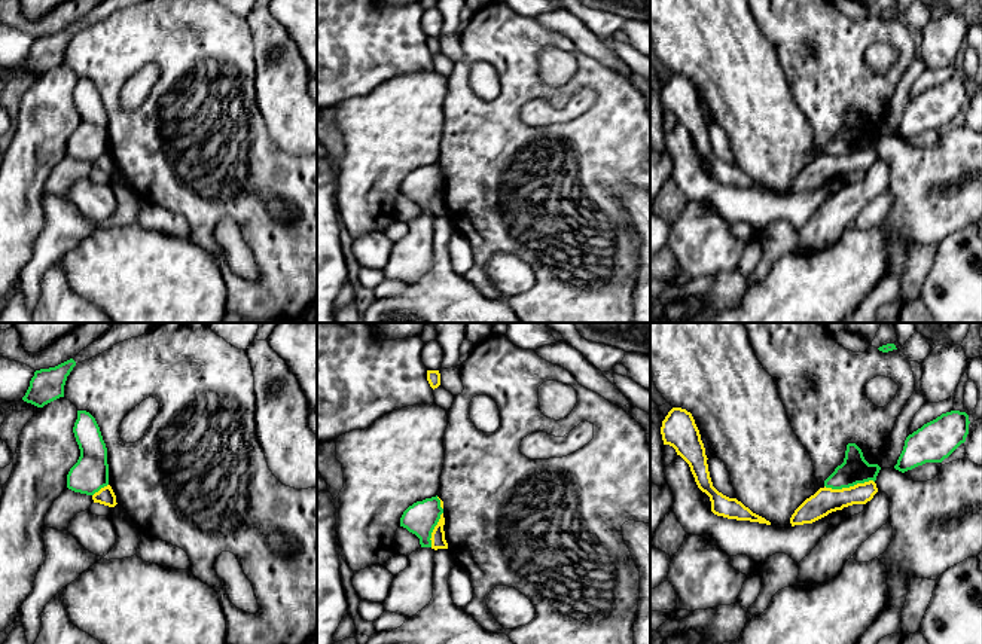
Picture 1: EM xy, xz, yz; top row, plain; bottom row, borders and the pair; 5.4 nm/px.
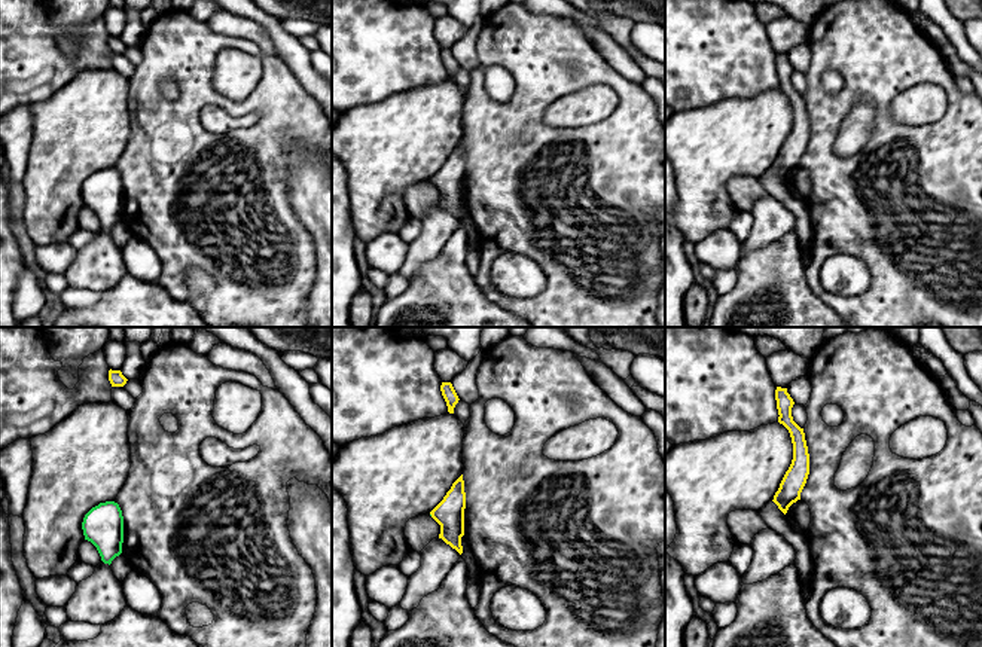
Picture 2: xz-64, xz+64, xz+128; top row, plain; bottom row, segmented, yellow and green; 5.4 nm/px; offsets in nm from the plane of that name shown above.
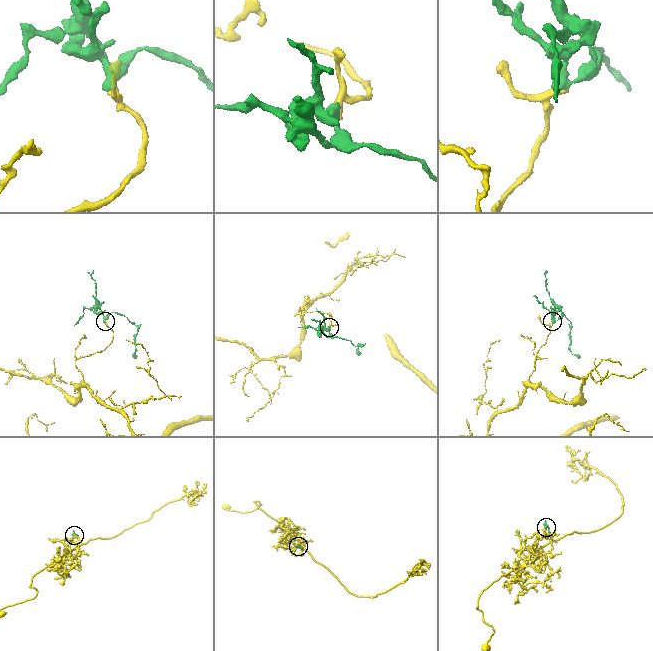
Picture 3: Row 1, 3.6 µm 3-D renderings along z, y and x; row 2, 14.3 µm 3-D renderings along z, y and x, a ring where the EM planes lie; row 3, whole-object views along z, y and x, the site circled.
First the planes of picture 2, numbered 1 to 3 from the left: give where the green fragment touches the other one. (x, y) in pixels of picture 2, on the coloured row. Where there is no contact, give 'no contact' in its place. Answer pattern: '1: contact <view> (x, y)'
1: no contact
2: no contact
3: no contact

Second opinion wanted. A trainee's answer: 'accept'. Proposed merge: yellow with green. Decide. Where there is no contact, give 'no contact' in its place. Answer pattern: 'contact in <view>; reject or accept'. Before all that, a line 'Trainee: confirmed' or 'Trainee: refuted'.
Trainee: refuted
contact in yz; reject

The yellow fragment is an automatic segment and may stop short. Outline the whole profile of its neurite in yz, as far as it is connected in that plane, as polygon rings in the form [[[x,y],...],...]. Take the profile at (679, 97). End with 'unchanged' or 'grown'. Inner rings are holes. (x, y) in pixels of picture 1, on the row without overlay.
[[[673,74],[662,88],[661,101],[664,112],[673,113],[677,122],[689,131],[698,155],[710,164],[711,178],[714,181],[771,192],[769,187],[753,180],[741,168],[723,162],[713,153],[705,115],[690,79],[681,74]]] | unchanged

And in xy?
[[[110,152],[101,155],[98,159],[95,159],[92,162],[92,167],[94,167],[94,170],[100,170],[100,171],[104,171],[104,173],[109,173],[109,174],[115,174],[118,171],[116,162],[115,162]]] | unchanged

